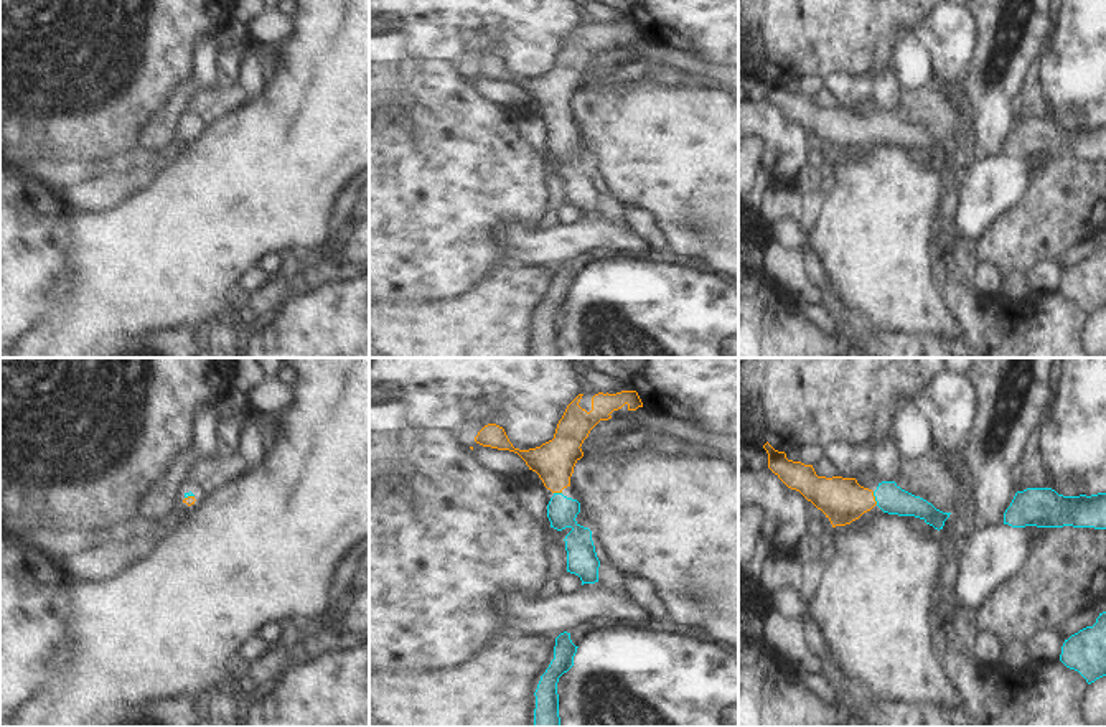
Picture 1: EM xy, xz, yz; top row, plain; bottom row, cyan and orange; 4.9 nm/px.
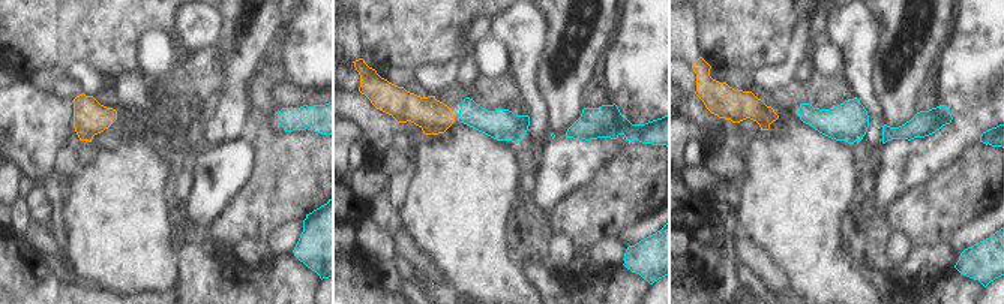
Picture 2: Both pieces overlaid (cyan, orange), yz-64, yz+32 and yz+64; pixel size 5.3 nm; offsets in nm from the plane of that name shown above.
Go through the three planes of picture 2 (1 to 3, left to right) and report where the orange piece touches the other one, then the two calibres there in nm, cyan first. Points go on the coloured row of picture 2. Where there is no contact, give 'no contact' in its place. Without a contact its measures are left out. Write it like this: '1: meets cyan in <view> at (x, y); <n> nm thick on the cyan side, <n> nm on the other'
1: no contact
2: no contact
3: no contact

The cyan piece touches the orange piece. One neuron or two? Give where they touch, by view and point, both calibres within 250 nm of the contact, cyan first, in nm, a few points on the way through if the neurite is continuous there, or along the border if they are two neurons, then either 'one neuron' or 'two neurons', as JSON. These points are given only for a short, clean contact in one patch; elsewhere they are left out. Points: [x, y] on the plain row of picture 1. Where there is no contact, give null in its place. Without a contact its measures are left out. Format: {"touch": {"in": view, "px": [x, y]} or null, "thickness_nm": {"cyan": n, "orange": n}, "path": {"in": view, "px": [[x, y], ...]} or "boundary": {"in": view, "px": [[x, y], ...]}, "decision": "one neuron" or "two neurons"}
{"touch": {"in": "yz", "px": [876, 129]}, "thickness_nm": {"cyan": 140, "orange": 220}, "path": {"in": "yz", "px": [[890, 129], [876, 129], [843, 131]]}, "decision": "one neuron"}

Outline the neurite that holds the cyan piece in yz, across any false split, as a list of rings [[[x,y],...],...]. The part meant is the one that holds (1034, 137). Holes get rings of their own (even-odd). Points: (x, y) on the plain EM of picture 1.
[[[1027,119],[1015,124],[1004,143],[1004,155],[1106,160],[1106,124],[1063,127],[1052,119]]]

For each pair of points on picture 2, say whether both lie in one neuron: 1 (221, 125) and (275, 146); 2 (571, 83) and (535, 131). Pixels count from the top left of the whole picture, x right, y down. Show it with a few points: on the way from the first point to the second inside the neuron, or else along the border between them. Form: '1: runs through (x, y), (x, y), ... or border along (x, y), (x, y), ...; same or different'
1: border along (248, 99), (246, 138); different
2: border along (536, 80), (548, 110), (550, 128); different

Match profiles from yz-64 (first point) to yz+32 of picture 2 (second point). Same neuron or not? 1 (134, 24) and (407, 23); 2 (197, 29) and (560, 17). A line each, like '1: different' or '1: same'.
1: same
2: different

